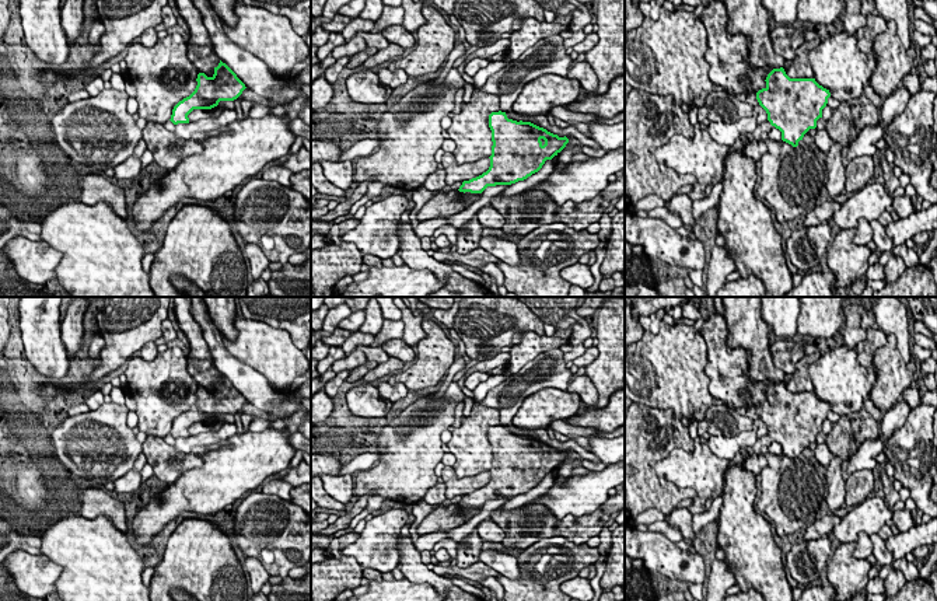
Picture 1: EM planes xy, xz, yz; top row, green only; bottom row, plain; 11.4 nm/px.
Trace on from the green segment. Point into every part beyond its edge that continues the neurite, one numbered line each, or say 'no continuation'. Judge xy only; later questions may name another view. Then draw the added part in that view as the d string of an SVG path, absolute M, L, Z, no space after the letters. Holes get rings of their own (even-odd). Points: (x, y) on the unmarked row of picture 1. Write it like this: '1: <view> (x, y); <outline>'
no continuation

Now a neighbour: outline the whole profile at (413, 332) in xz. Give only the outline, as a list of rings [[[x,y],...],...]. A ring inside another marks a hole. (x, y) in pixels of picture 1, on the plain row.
[[[394,297],[395,305],[402,312],[402,321],[405,324],[402,339],[409,346],[416,346],[420,339],[426,336],[422,324],[423,324],[423,314],[413,315],[410,308],[401,300],[401,297]]]

